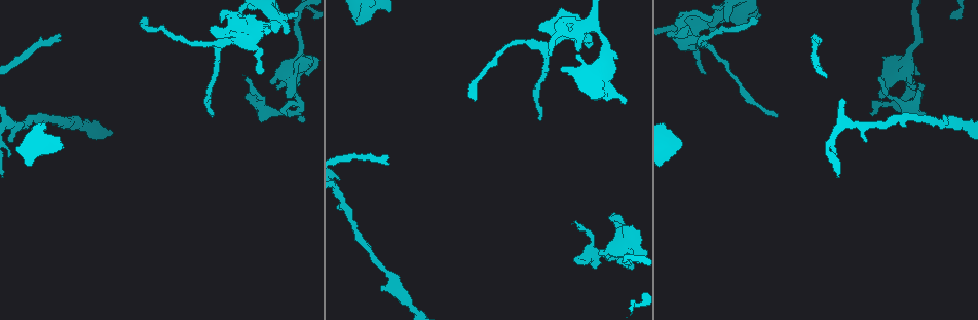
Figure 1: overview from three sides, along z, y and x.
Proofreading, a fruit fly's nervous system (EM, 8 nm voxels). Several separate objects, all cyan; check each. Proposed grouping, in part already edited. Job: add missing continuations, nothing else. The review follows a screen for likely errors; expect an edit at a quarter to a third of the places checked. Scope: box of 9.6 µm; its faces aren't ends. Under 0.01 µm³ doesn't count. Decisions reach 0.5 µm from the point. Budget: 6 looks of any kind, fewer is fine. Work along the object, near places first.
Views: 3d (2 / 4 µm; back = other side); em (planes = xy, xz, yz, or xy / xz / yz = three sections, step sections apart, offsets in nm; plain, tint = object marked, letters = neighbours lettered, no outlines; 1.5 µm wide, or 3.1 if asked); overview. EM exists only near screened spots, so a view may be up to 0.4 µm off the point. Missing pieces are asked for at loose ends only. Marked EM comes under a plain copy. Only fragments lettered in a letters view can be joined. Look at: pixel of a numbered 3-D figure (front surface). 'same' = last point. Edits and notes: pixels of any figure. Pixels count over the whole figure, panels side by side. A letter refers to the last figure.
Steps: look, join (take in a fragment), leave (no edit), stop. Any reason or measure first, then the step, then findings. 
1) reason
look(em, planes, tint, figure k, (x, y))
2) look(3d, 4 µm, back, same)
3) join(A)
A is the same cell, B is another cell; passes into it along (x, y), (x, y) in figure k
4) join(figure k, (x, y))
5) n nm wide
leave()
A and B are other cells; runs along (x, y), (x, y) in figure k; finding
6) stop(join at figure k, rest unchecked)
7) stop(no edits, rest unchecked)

free end
look(em, xz, step 8, letters, figure 1, (601, 252))

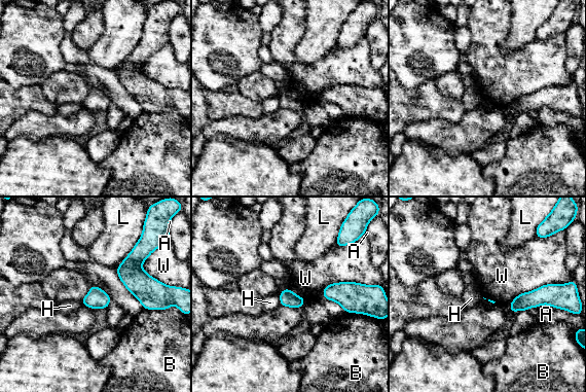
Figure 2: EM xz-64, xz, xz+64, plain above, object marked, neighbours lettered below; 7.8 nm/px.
cut it another way
look(em, planes, letters, same)

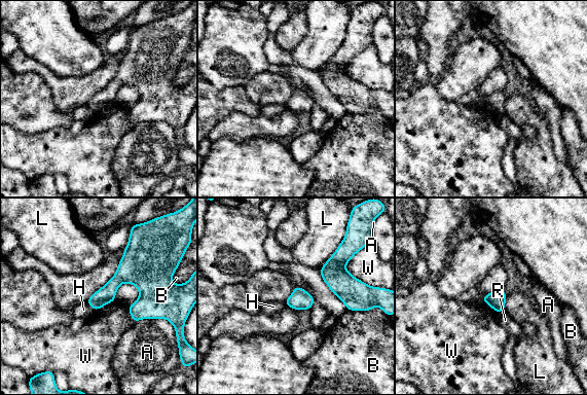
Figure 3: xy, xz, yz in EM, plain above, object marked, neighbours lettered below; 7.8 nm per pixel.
W touches over 260 nm
leave()
A, B, H, L, R and W are other cells; none of them fits

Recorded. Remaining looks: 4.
an open end
look(3d, 2 µm, figure 1, (623, 101))

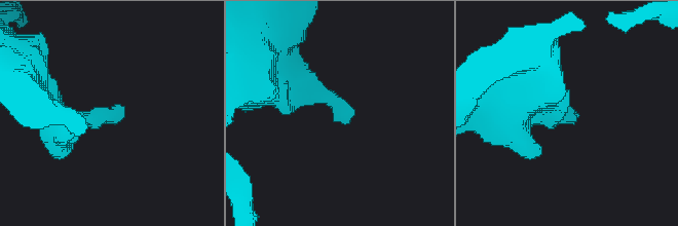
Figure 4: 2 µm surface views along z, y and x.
look(em, xy, step 8, letters, figure 4, (575, 121))

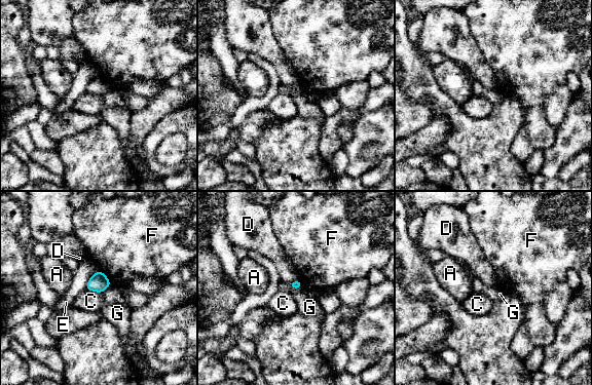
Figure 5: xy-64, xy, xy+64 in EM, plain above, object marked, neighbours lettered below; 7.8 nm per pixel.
look(em, planes, letters, same)

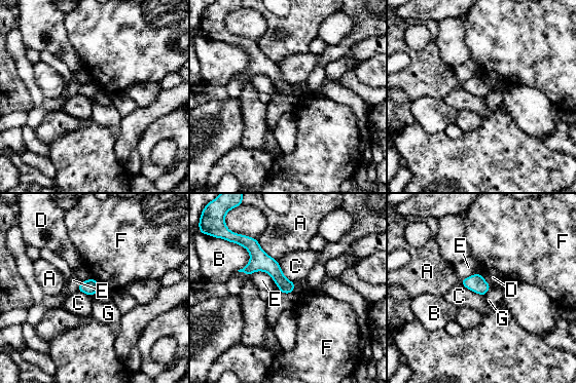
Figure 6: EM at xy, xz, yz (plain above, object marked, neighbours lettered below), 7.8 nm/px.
leave()
A, B, C, D, E, F and G are other cells; runs along (249, 244), (290, 290) in figure 6; no lettered fragment goes on from it

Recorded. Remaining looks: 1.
free end
look(em, planes, letters, figure 1, (61, 36))

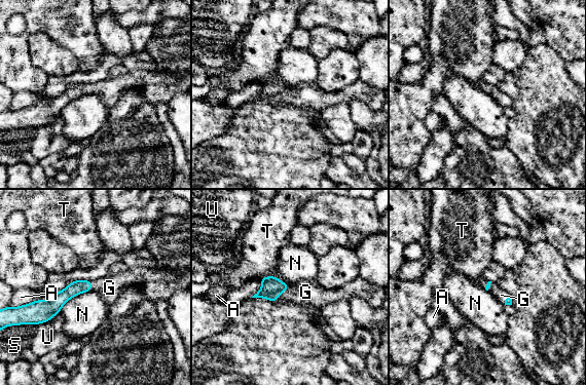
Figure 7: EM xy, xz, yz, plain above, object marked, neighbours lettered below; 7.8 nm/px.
N touches over 300 nm
join(G)
G is the same cell, A, N, S, T and U are other cells; the cell continues

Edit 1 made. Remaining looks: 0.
stop(join at figure 7, rest unchecked)

